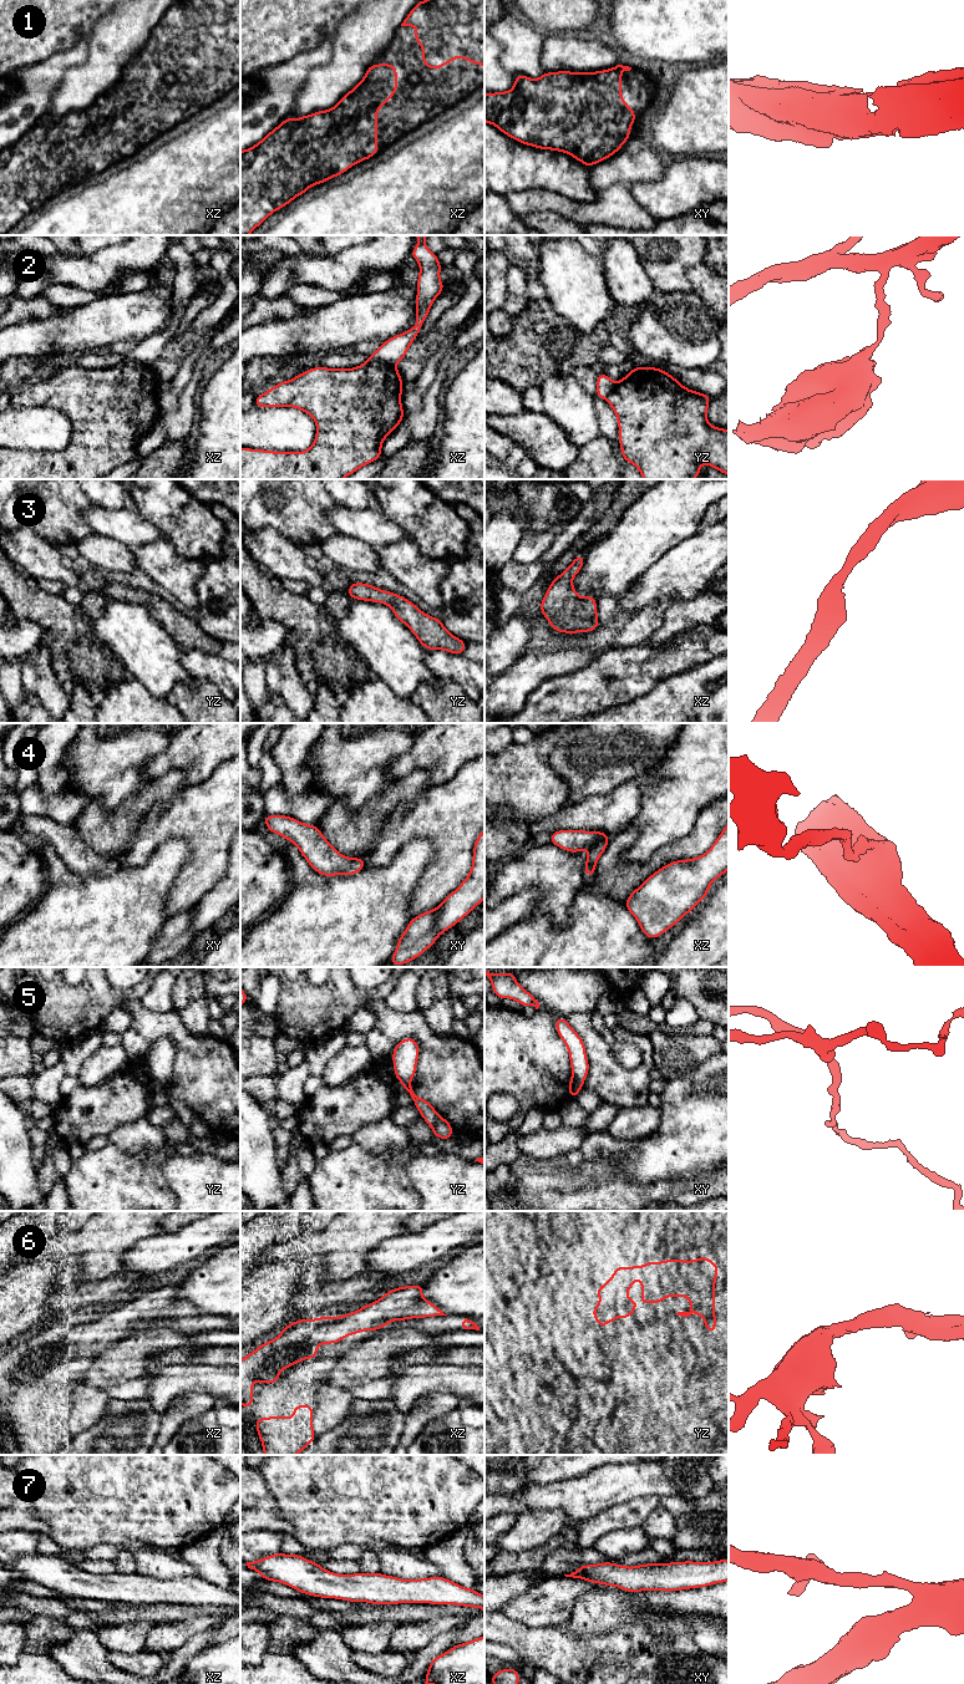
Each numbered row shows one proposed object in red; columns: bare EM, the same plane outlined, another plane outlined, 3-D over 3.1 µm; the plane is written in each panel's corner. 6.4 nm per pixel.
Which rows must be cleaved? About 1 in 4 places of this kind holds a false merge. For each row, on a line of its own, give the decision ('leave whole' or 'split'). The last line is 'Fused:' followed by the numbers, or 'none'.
1: leave whole
2: split
3: leave whole
4: leave whole
5: split
6: leave whole
7: leave whole
Fused: 2, 5

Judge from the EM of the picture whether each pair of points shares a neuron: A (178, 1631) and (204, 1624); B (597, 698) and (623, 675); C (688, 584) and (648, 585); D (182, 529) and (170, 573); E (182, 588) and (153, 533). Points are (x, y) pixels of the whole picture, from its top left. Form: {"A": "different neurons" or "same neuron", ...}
{"A": "same neuron", "B": "same neuron", "C": "same neuron", "D": "different neurons", "E": "different neurons"}

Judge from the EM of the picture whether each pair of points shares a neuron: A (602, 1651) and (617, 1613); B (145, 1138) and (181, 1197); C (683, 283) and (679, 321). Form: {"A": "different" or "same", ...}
{"A": "different", "B": "different", "C": "different"}

